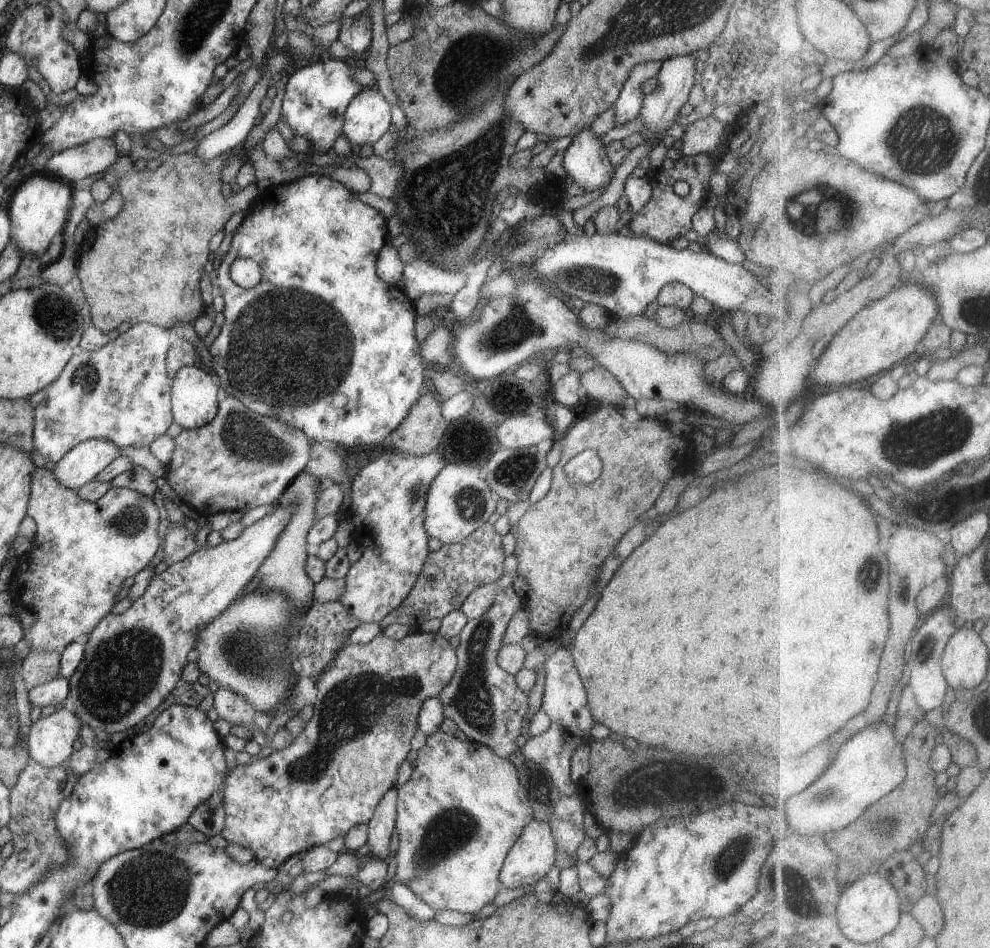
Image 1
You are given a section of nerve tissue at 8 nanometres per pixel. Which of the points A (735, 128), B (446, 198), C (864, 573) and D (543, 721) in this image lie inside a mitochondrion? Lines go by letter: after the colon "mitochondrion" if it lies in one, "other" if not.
A: other
B: mitochondrion
C: mitochondrion
D: other

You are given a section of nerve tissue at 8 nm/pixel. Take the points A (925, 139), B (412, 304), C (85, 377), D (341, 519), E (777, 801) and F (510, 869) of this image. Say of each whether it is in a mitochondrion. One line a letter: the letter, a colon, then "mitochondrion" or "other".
A: mitochondrion
B: other
C: mitochondrion
D: other
E: other
F: other

